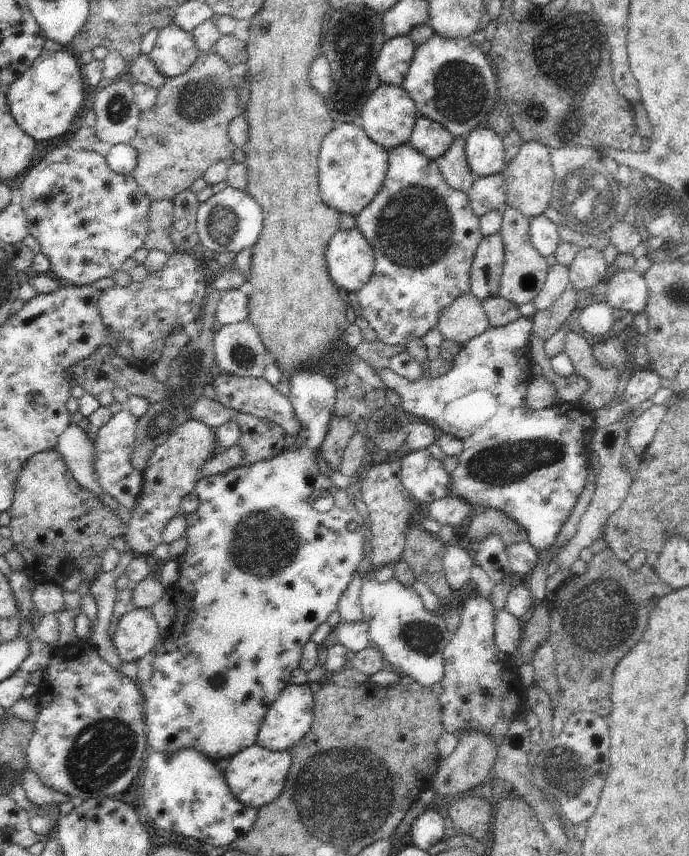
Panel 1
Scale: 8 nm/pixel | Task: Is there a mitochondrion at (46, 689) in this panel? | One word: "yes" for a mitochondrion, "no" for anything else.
no

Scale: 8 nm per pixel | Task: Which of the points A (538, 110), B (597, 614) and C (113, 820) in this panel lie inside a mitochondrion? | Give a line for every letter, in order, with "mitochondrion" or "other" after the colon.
A: mitochondrion
B: mitochondrion
C: other

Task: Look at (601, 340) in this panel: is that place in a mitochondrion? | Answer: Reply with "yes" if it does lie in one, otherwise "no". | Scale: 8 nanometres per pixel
no

